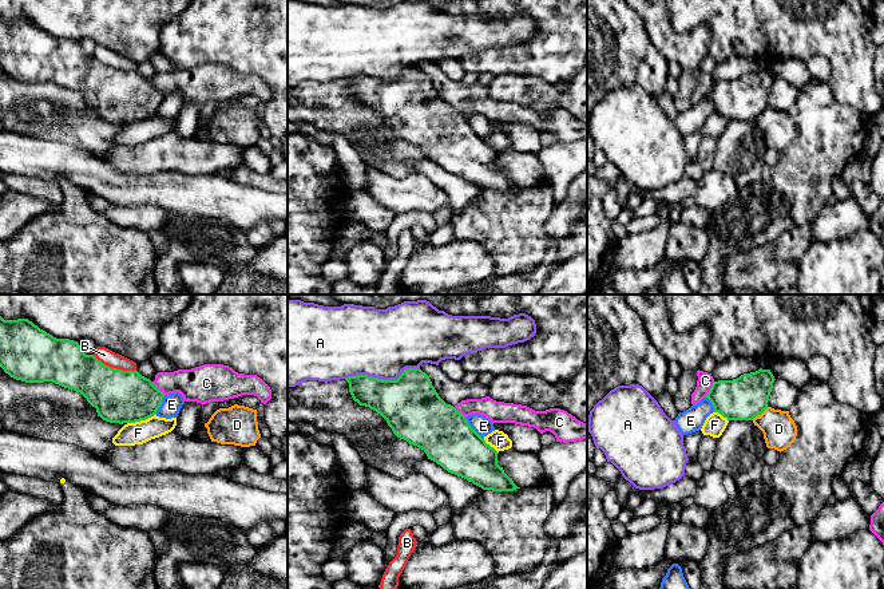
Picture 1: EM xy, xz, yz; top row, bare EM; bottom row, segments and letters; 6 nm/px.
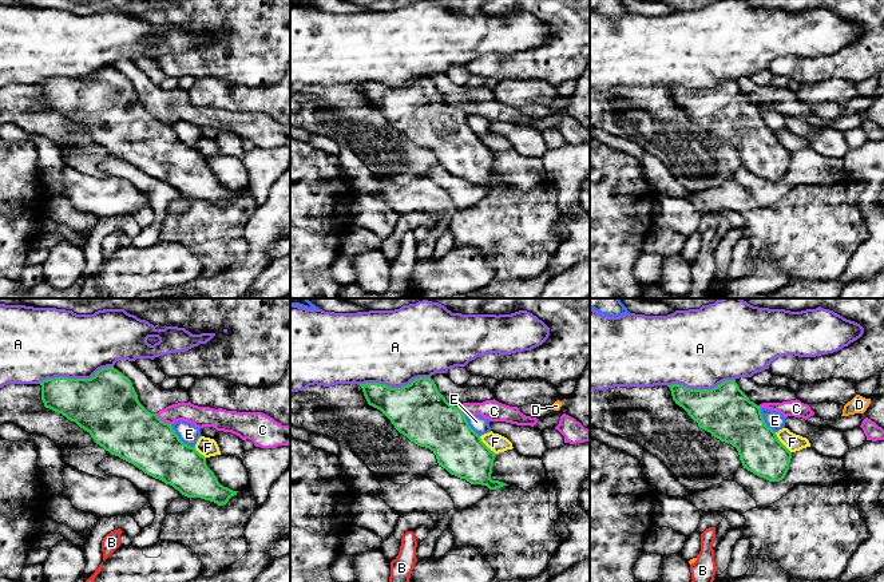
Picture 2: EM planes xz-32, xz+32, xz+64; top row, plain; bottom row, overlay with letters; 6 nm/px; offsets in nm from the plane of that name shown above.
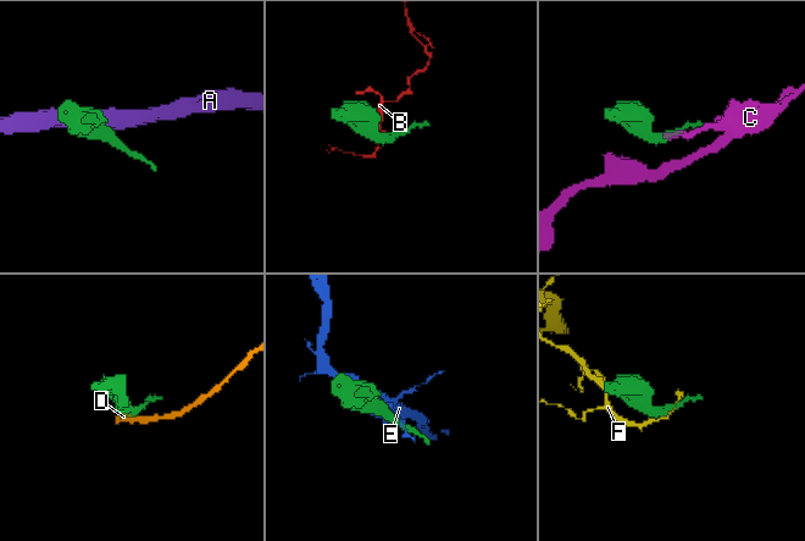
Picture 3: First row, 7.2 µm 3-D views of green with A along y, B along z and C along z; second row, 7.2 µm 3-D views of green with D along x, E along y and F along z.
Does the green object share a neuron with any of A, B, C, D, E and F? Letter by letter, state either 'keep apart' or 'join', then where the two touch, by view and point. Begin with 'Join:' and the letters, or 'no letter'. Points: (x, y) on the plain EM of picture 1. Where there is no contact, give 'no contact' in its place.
Join: no letter
A: keep apart; contact xz (381, 79)
B: keep apart; contact xy (114, 68)
C: keep apart; contact yz (710, 90)
D: keep apart; contact yz (760, 114)
E: keep apart; contact xz (472, 129)
F: keep apart; contact xy (141, 119)

